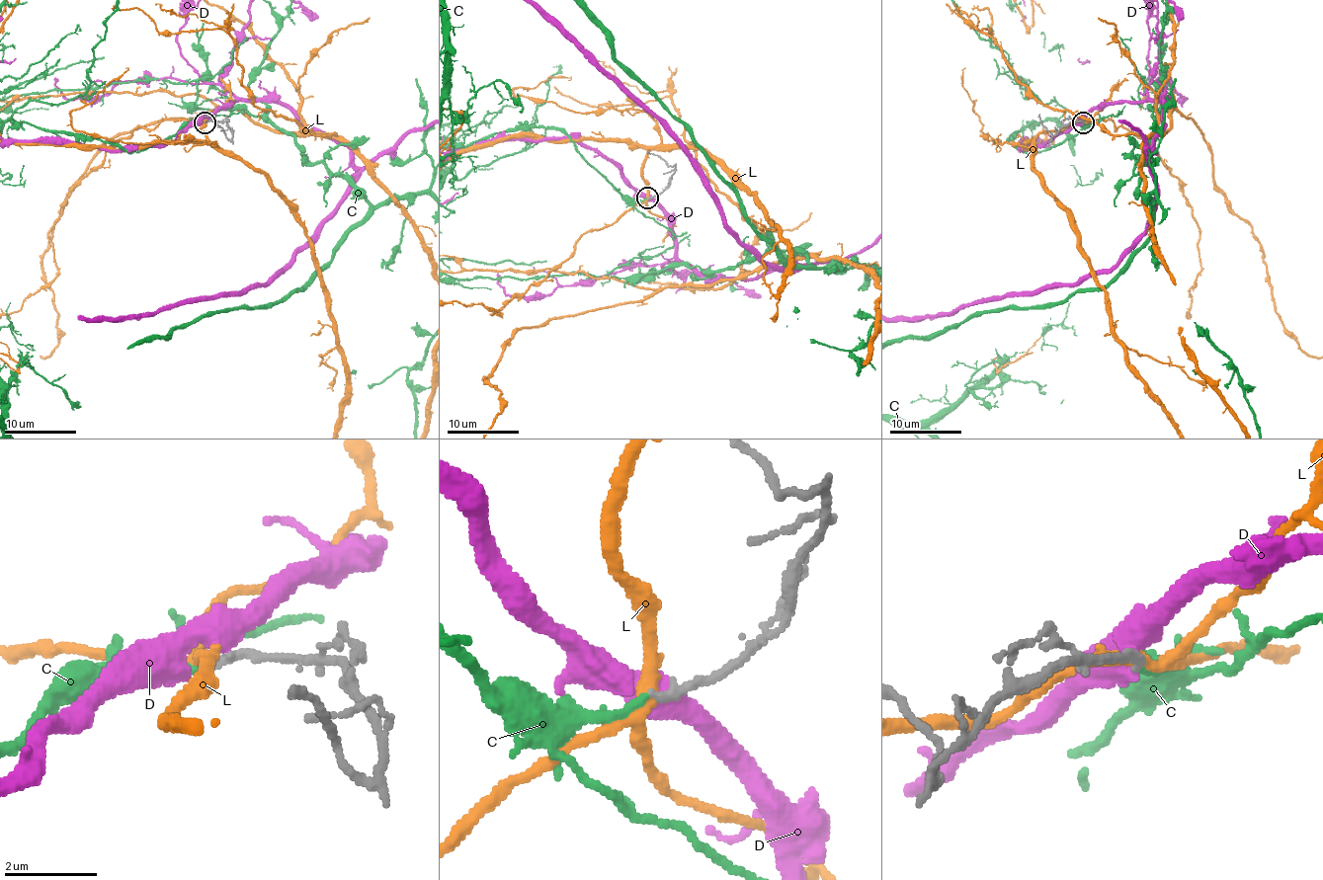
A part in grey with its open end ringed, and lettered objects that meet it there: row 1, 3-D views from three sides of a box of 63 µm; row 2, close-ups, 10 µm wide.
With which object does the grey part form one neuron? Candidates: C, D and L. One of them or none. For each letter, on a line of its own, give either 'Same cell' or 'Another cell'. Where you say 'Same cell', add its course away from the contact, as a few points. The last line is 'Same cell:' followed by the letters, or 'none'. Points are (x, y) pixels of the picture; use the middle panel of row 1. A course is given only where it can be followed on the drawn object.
C: Same cell
D: Another cell
L: Another cell
Same cell: C

